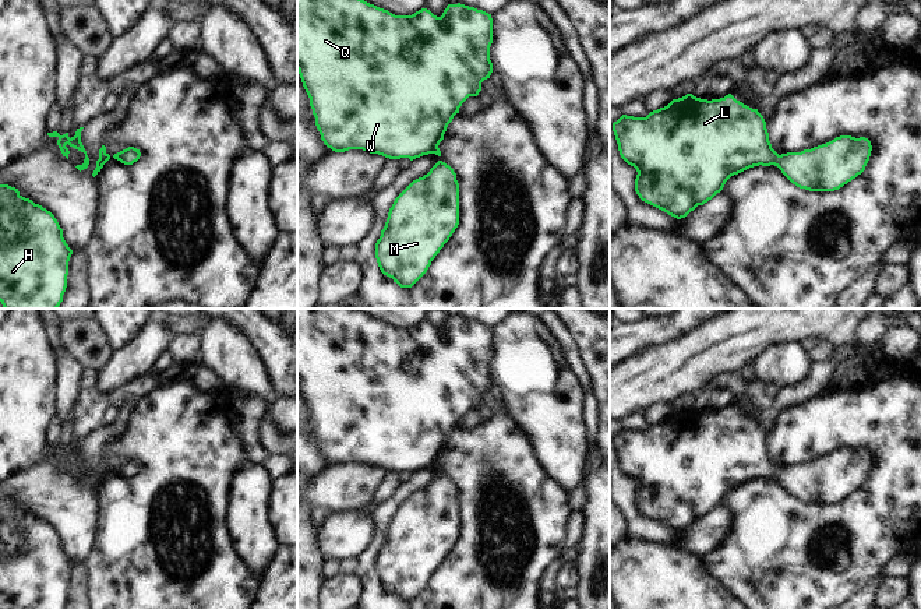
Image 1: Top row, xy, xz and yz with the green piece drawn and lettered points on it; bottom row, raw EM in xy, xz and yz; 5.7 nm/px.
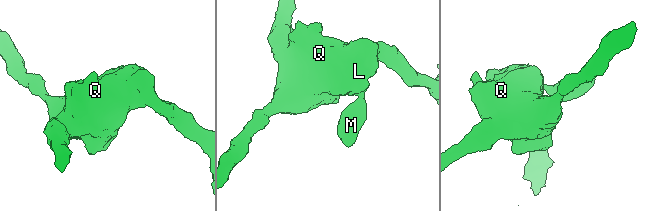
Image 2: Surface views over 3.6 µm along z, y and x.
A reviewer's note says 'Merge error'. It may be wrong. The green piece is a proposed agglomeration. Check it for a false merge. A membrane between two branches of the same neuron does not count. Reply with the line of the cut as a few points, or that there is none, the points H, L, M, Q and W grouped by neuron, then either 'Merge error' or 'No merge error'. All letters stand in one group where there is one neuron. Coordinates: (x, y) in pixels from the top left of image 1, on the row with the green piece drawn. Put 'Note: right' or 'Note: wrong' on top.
Note: wrong
No split. Groups: H L M Q W. No merge error

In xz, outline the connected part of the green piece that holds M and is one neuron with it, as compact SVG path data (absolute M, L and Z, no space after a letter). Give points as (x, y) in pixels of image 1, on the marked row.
M438 161L394 201L375 258L381 272L400 288L412 288L459 225L459 183L454 169Z

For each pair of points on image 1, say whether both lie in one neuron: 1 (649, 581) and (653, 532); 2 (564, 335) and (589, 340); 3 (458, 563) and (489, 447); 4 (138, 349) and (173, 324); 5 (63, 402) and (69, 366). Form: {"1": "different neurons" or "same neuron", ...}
{"1": "different neurons", "2": "different neurons", "3": "same neuron", "4": "different neurons", "5": "same neuron"}

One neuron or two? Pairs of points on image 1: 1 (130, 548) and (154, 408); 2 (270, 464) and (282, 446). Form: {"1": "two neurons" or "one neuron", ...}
{"1": "one neuron", "2": "two neurons"}

